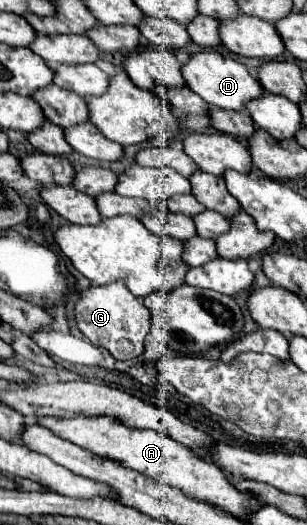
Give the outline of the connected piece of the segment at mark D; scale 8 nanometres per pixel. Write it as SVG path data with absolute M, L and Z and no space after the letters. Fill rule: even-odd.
M203 51L203 53L193 55L189 63L183 65L183 77L191 91L195 91L203 101L219 109L245 111L247 103L259 99L265 93L261 83L255 77L251 77L245 65L241 65L229 55L221 55L219 51Z

